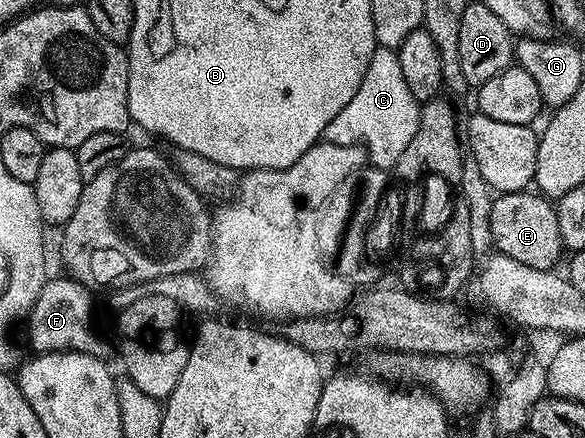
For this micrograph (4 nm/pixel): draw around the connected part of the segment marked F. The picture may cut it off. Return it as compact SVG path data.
M69 276L51 277L40 288L36 304L32 304L25 319L26 338L30 341L31 351L51 354L53 350L75 350L81 354L91 354L105 359L110 346L98 335L98 326L94 323L94 298L89 289Z

